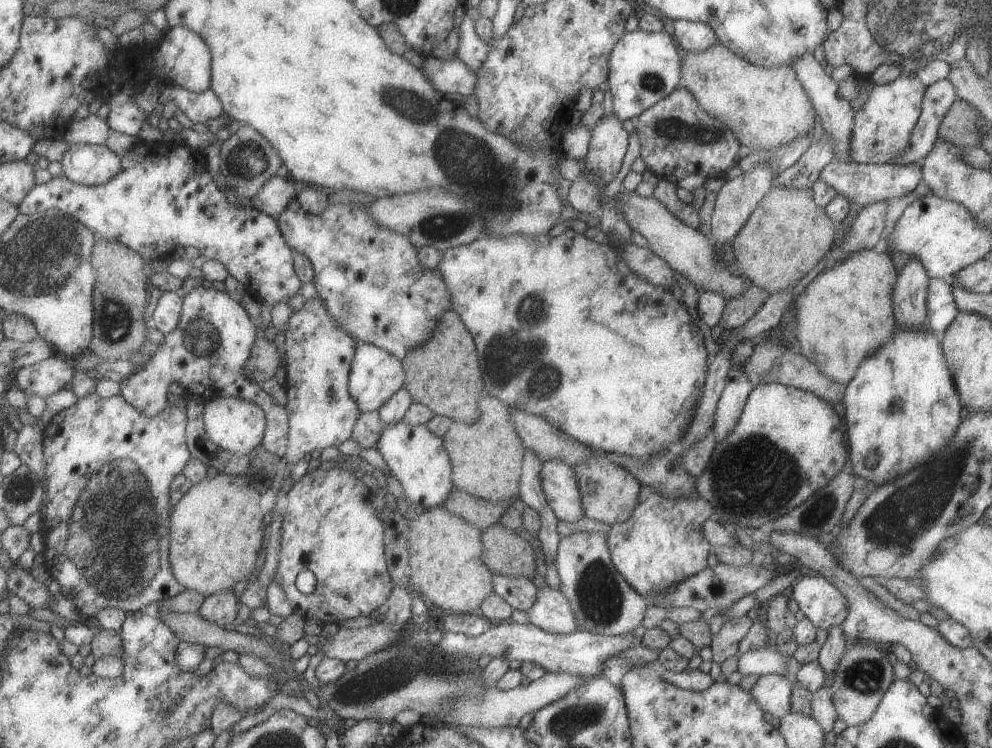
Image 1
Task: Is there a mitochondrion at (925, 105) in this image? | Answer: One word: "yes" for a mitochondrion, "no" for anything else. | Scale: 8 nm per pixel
no

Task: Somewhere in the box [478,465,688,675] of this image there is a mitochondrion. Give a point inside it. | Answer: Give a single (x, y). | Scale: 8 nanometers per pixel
(599, 595)

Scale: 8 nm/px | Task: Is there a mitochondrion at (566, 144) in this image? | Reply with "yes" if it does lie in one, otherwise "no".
no

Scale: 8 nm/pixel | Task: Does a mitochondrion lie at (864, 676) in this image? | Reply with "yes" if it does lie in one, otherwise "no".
yes

